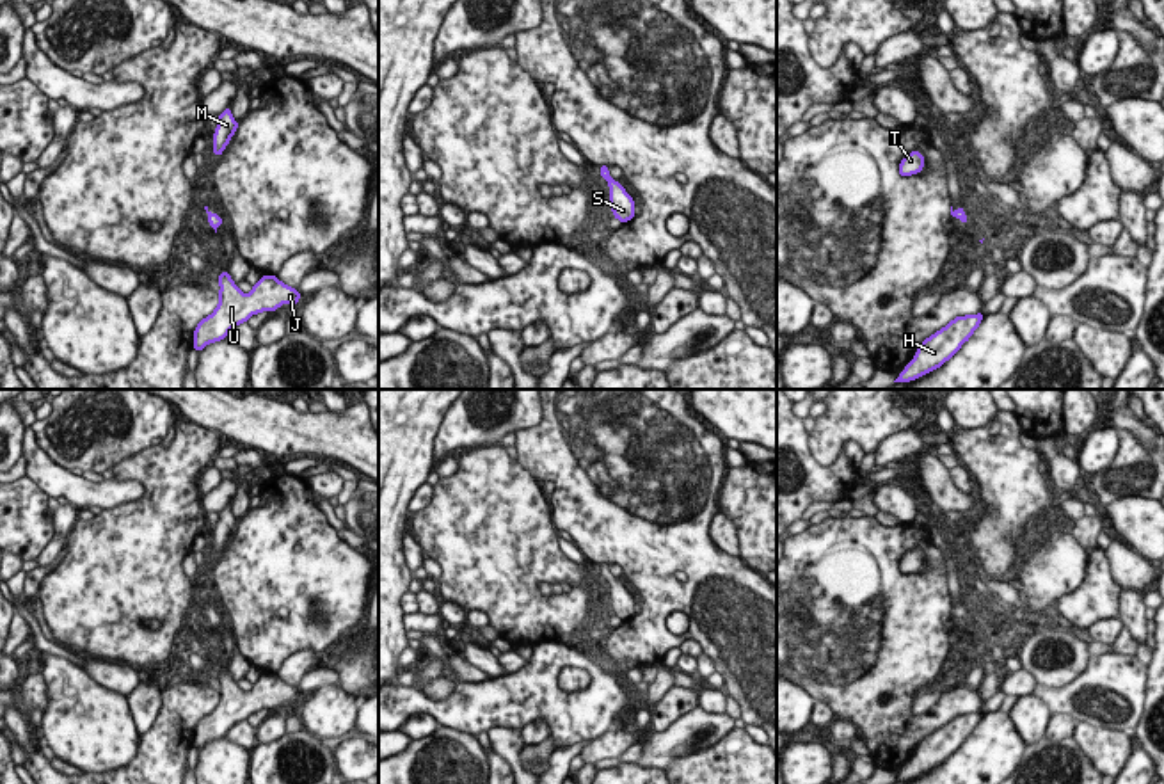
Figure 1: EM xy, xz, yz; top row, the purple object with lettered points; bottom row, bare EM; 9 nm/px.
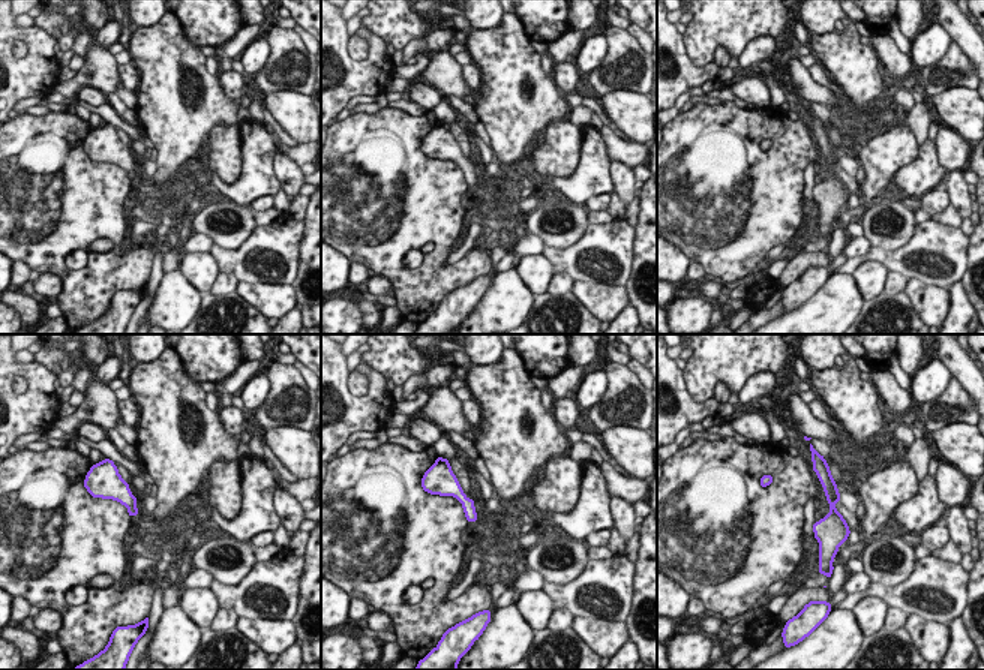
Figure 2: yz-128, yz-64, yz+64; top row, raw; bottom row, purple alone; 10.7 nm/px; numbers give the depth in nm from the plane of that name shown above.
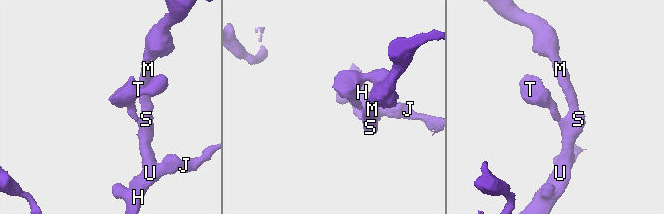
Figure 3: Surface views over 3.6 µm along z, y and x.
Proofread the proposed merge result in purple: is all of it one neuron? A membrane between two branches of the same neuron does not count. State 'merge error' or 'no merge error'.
no merge error

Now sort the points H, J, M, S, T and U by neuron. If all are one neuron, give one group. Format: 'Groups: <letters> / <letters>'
Groups: H J M S T U.

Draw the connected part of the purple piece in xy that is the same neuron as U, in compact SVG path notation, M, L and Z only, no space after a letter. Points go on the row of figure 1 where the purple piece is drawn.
M227 272L219 274L219 306L203 318L194 331L194 348L201 352L208 343L220 341L238 324L261 311L275 311L279 306L297 306L300 293L286 286L275 276L261 276L251 293L243 293Z

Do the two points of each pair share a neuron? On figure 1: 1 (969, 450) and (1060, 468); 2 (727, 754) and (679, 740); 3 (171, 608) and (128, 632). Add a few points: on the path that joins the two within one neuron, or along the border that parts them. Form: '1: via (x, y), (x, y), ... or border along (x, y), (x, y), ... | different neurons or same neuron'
1: border along (1036, 448), (1042, 459) | different neurons
2: border along (734, 728), (704, 749), (676, 756), (669, 765) | different neurons
3: via (159, 608), (144, 608), (134, 619) | same neuron

